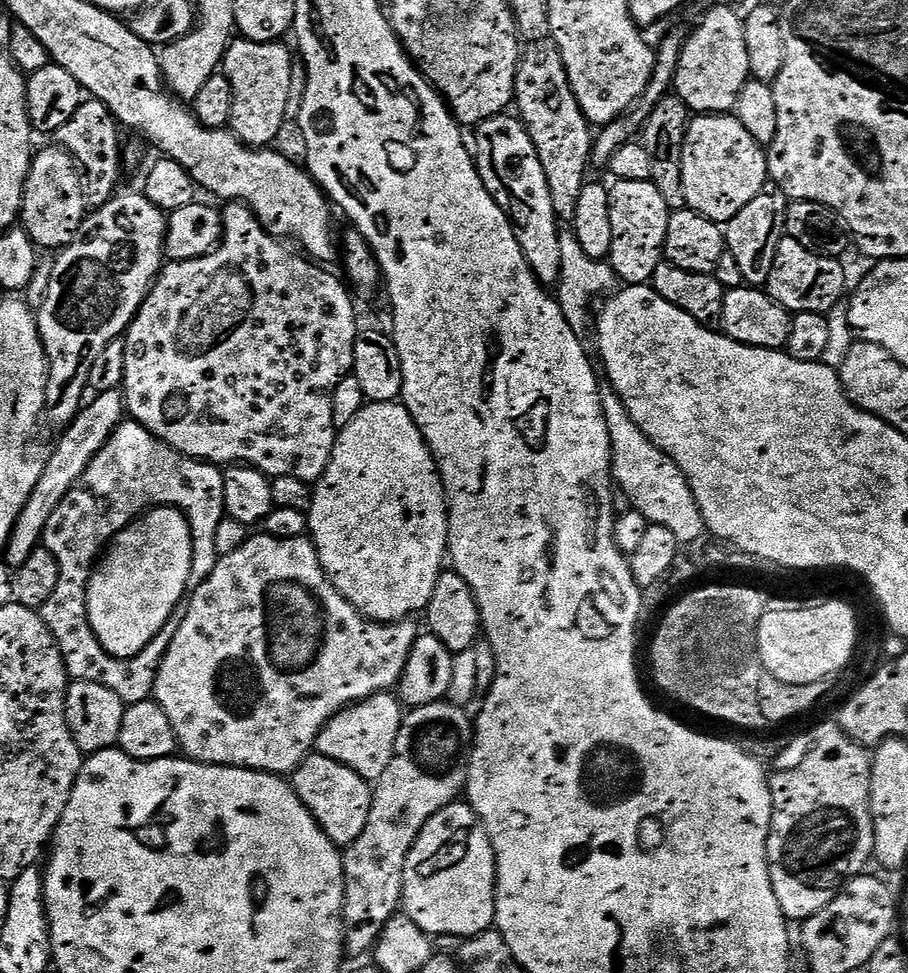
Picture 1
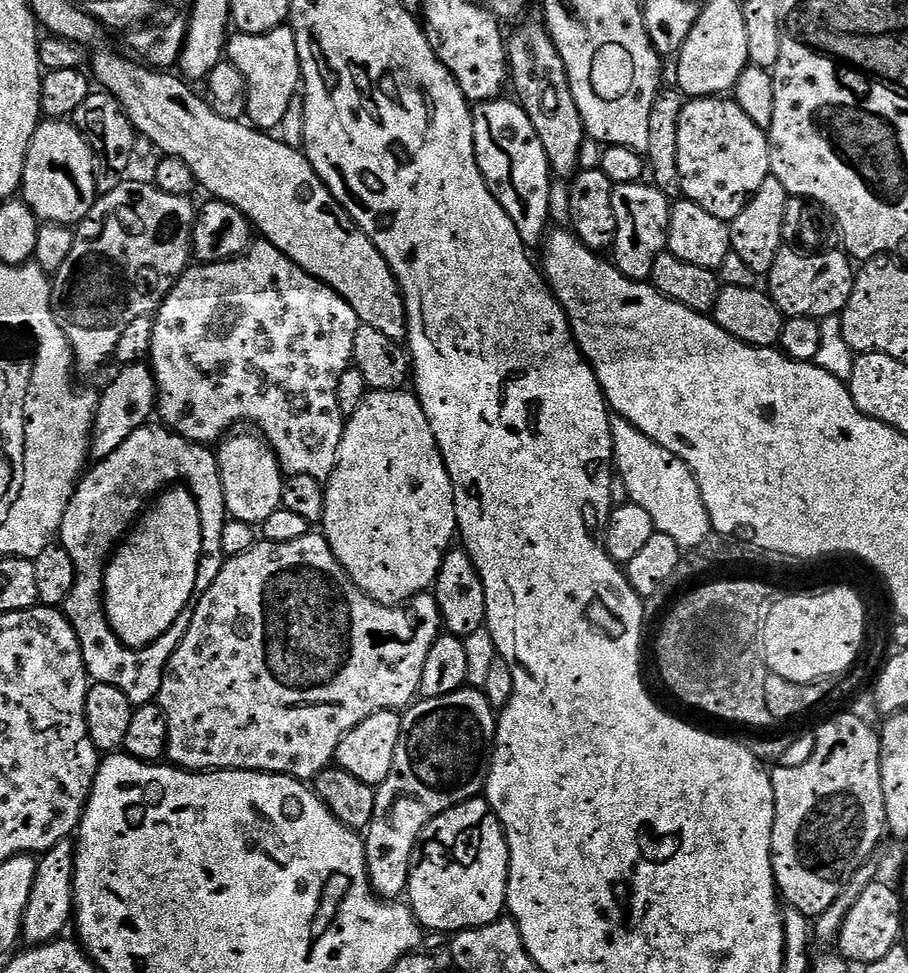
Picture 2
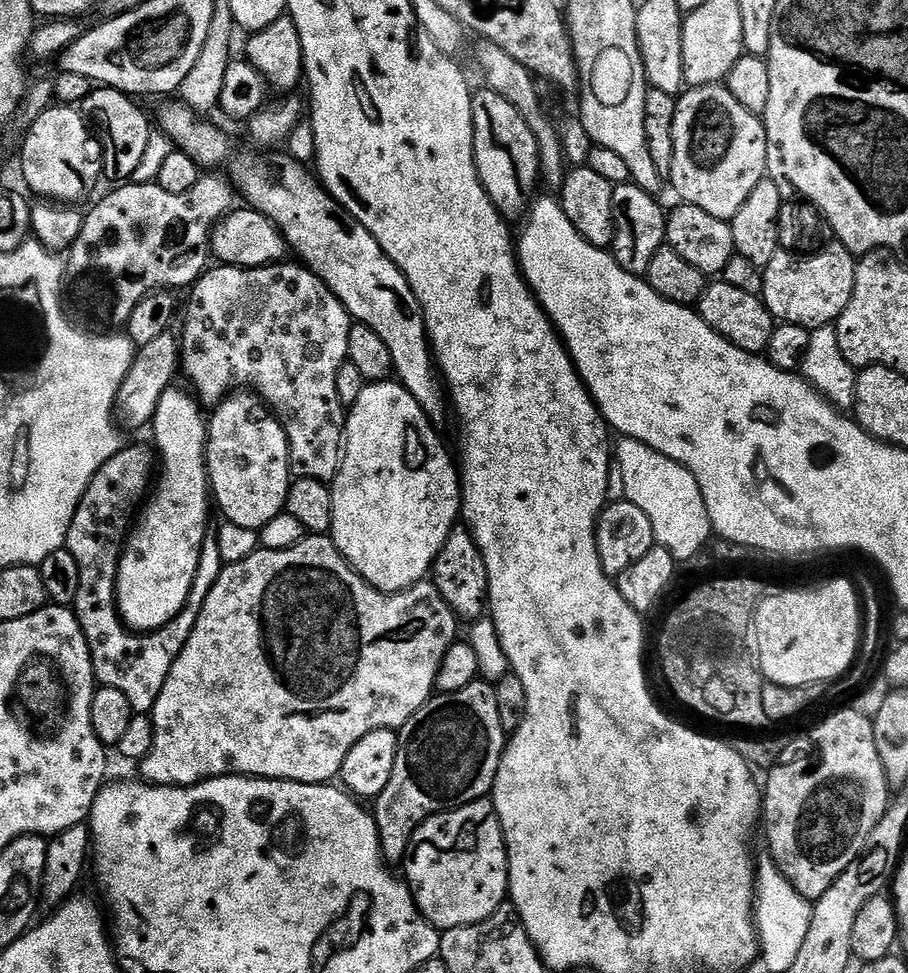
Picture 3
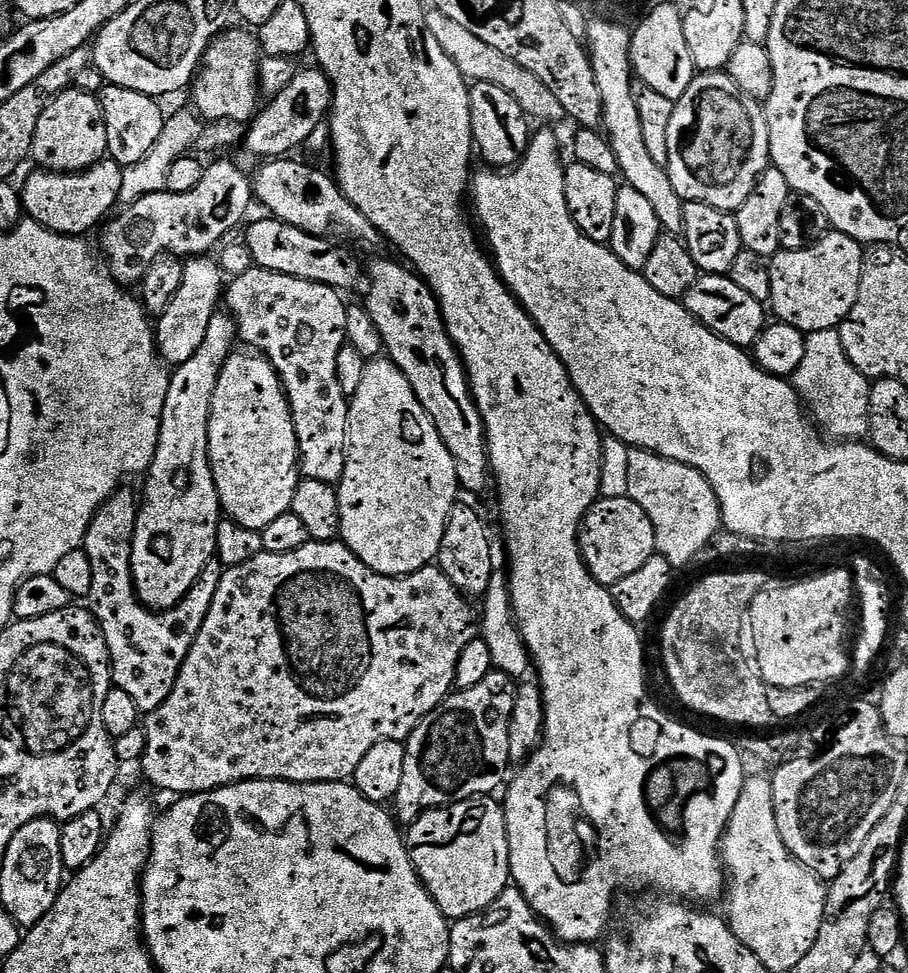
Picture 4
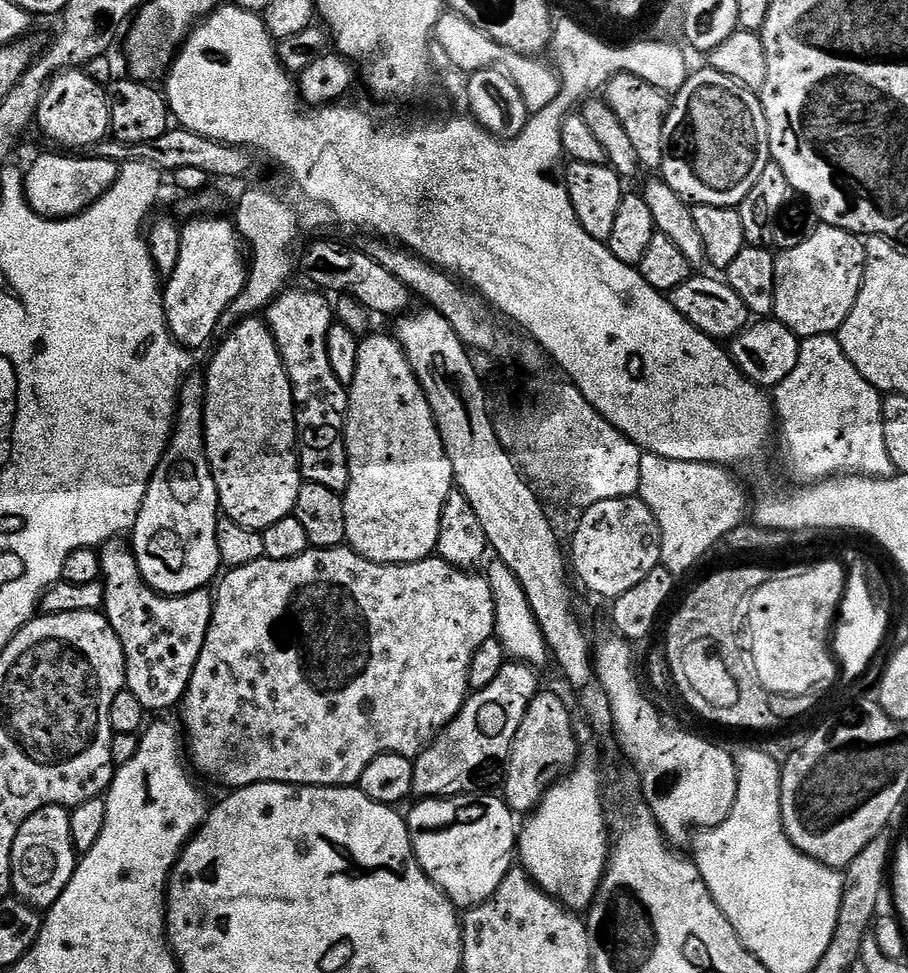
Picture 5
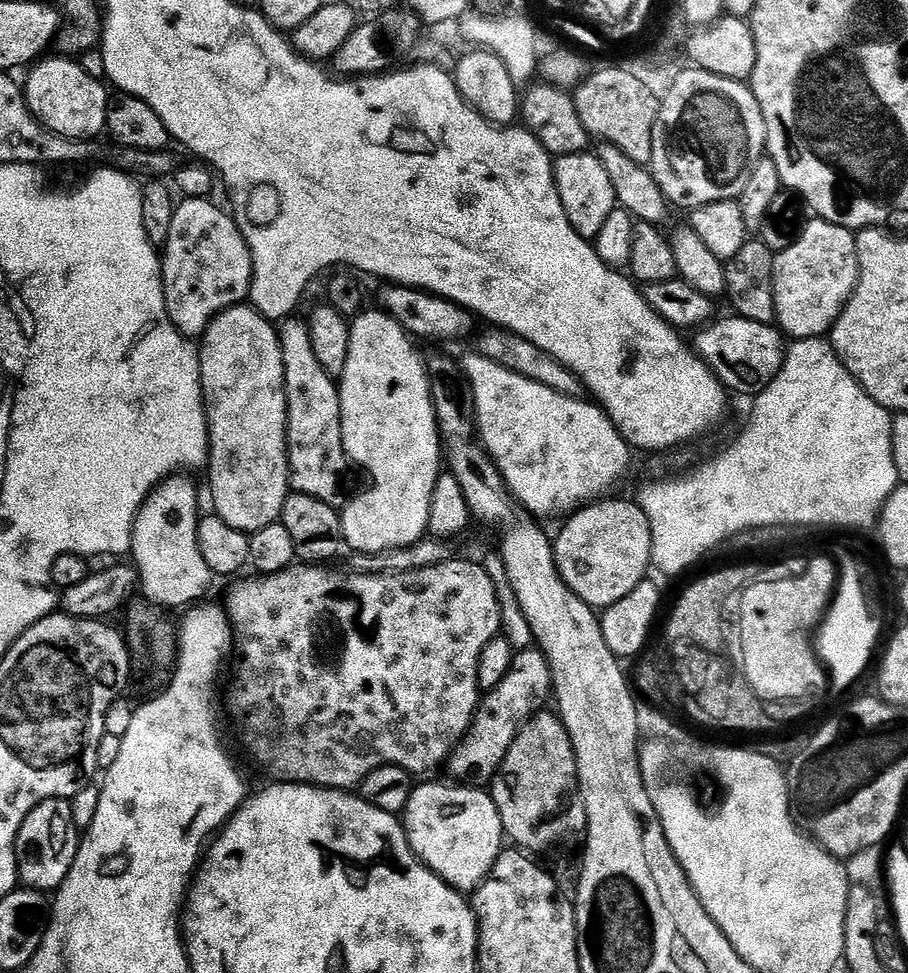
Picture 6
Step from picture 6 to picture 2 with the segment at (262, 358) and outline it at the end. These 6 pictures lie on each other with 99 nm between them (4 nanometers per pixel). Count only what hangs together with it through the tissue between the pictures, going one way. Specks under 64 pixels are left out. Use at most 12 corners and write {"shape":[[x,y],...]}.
{"shape":[[256,434],[216,452],[231,519],[262,526],[286,476]]}

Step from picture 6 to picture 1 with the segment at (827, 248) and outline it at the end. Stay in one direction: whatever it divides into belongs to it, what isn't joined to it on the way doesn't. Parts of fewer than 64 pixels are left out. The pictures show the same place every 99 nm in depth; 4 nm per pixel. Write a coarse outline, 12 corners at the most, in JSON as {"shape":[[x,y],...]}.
{"shape":[[784,235],[766,291],[793,314],[831,313],[848,276]]}

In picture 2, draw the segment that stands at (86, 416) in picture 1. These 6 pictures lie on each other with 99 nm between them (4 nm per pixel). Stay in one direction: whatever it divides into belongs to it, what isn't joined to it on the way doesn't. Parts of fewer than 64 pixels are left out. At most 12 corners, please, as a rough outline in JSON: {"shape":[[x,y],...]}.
{"shape":[[139,362],[98,396],[90,431],[96,462],[157,411],[156,379]]}

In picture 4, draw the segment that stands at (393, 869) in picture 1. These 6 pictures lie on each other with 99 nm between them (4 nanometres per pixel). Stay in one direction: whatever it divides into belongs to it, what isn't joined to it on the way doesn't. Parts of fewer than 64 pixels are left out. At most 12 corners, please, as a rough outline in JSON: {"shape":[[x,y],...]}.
{"shape":[[493,670],[408,735],[394,816],[492,796],[517,685]]}

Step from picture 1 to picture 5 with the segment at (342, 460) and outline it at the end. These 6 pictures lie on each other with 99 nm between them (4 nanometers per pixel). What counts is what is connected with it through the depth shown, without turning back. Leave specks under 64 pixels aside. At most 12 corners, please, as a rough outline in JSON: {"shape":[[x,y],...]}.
{"shape":[[391,335],[348,388],[346,544],[436,551],[454,490],[426,394]]}

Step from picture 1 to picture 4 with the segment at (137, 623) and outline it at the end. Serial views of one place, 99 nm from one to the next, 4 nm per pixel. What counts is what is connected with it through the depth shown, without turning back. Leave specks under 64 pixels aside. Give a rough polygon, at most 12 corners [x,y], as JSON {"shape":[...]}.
{"shape":[[217,311],[168,381],[132,539],[145,608],[173,608],[215,557],[208,461]]}

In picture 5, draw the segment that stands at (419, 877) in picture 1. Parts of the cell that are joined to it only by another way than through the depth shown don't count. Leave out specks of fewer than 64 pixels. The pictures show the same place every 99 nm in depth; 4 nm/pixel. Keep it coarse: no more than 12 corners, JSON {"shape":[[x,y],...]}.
{"shape":[[496,794],[424,798],[406,816],[420,868],[460,910],[514,866]]}

